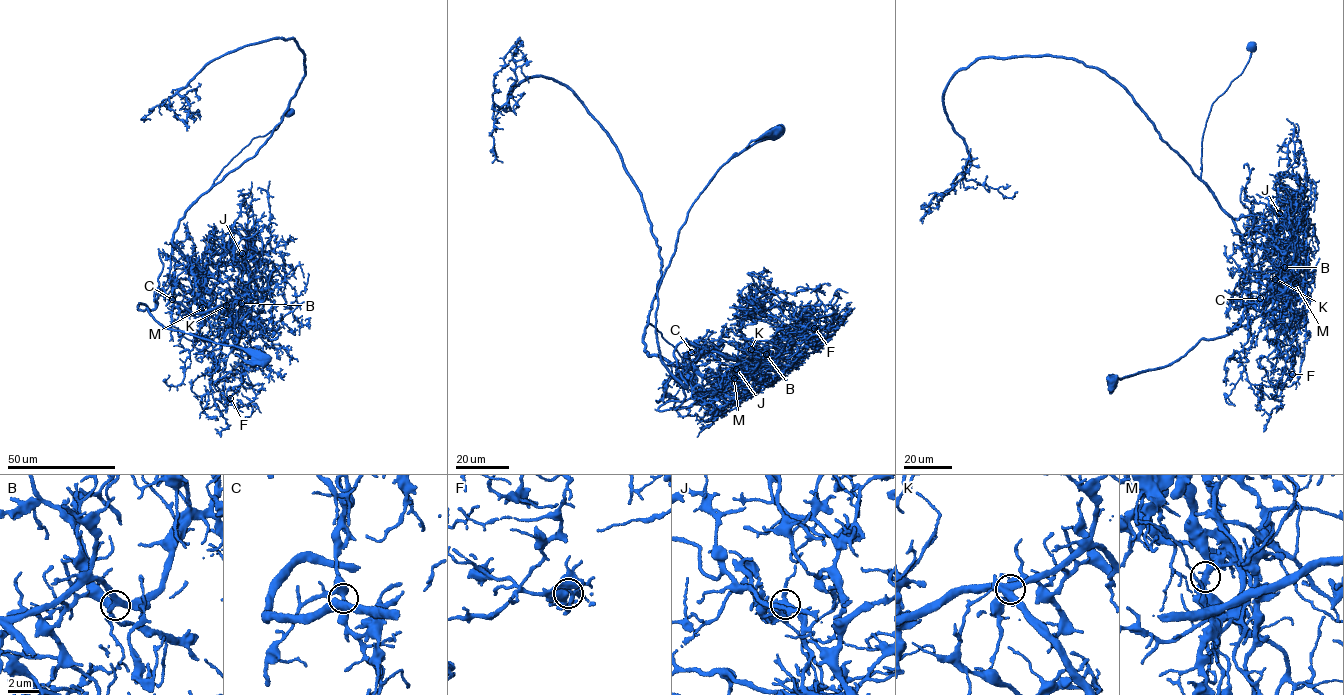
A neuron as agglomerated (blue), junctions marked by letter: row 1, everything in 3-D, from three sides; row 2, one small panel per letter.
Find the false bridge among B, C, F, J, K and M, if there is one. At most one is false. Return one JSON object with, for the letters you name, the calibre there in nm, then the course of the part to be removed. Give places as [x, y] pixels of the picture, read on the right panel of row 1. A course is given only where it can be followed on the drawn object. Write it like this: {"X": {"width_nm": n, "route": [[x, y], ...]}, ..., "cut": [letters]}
{"M": {"width_nm": 360, "route": [[1295, 283], [1284, 260], [1241, 242], [1119, 83], [1060, 56], [953, 74], [942, 103], [970, 157], [922, 224]]}, "cut": ["M"]}

